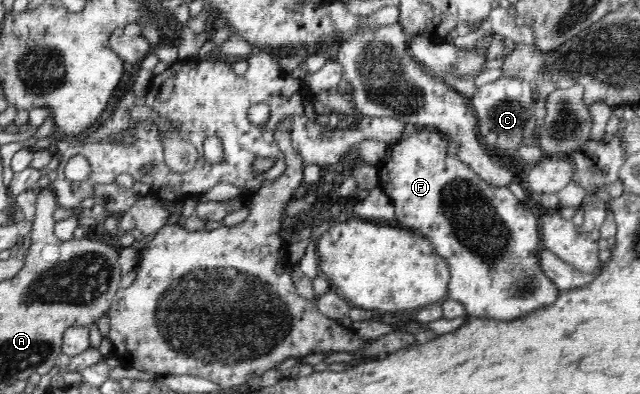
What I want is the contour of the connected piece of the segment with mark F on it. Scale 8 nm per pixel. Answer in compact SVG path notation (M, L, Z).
M420 128L417 132L411 133L404 139L400 138L394 143L391 143L387 148L384 157L376 165L378 174L378 185L384 189L384 193L388 195L388 198L394 205L396 210L396 221L399 227L404 229L410 229L414 233L422 233L423 237L426 237L431 243L432 247L439 253L441 257L448 263L451 279L448 281L448 289L446 298L459 301L465 307L466 317L488 317L488 319L498 319L498 321L512 321L512 319L518 319L518 317L524 317L526 313L532 313L544 305L552 305L552 301L556 301L558 297L559 288L552 280L550 280L541 269L540 264L540 251L541 247L540 238L540 221L538 217L532 213L532 209L524 207L524 204L520 203L518 197L512 194L512 191L508 186L496 187L490 185L487 181L484 181L481 177L478 177L470 166L463 161L460 161L458 157L450 157L446 154L448 151L449 142L443 133L431 128Z

